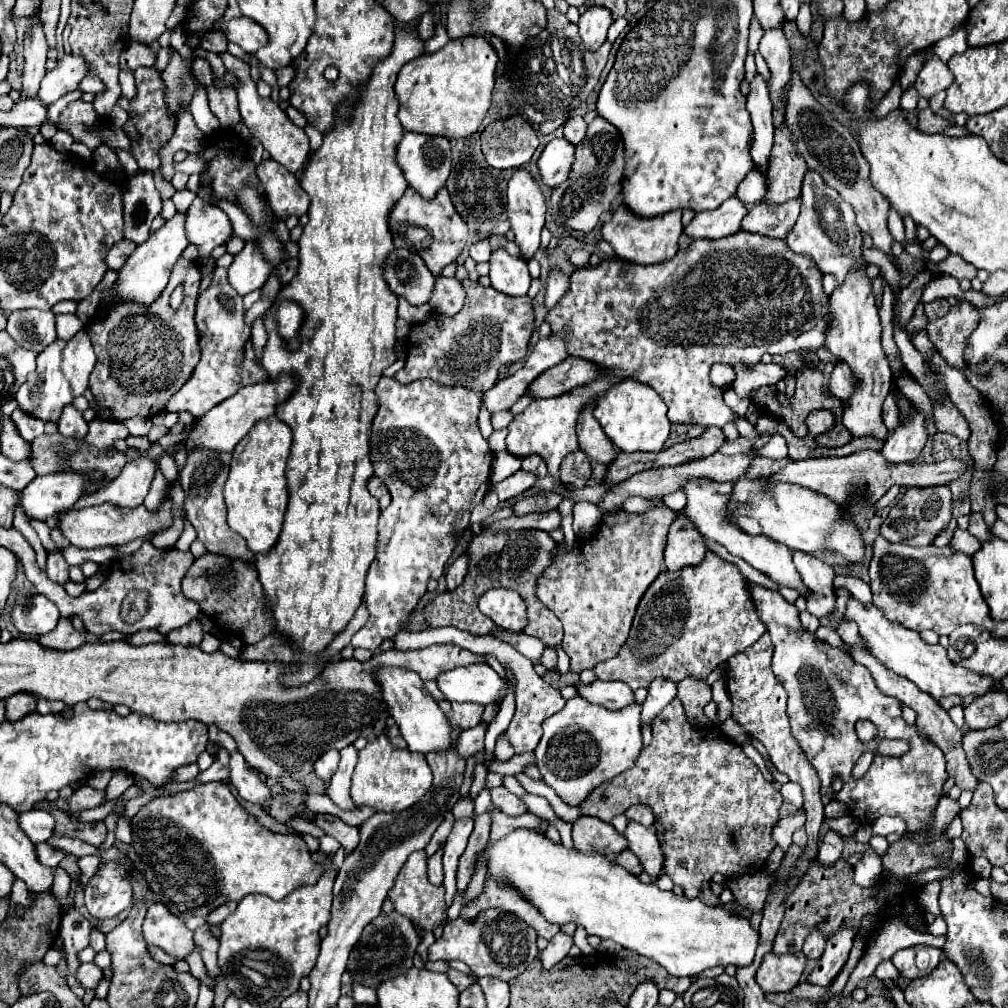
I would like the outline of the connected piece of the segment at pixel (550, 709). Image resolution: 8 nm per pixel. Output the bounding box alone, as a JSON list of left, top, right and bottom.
[395,628,565,754]

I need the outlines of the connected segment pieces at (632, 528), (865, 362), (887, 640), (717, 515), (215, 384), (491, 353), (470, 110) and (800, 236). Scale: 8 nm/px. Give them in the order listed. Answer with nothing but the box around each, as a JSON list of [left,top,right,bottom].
[[537,498,677,672],[825,272,891,440],[845,596,993,700],[683,480,807,594],[167,268,267,416],[395,280,533,394],[395,36,497,138],[785,170,867,286]]

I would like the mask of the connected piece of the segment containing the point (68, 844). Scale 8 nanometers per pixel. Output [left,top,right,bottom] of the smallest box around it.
[47,836,99,858]

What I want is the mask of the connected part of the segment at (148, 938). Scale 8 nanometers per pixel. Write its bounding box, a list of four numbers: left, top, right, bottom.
[143,904,195,960]

